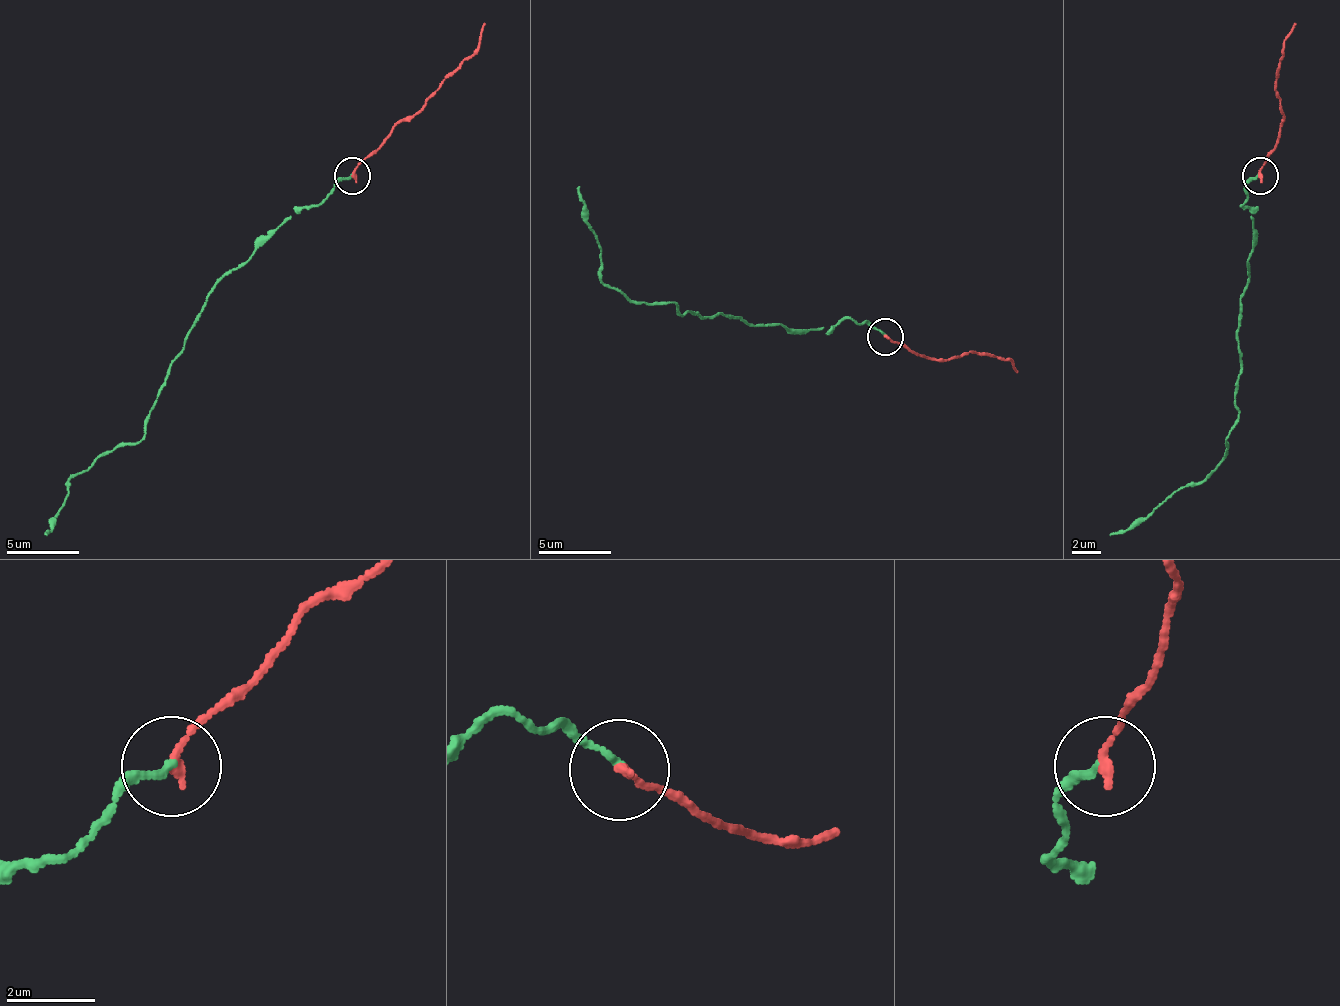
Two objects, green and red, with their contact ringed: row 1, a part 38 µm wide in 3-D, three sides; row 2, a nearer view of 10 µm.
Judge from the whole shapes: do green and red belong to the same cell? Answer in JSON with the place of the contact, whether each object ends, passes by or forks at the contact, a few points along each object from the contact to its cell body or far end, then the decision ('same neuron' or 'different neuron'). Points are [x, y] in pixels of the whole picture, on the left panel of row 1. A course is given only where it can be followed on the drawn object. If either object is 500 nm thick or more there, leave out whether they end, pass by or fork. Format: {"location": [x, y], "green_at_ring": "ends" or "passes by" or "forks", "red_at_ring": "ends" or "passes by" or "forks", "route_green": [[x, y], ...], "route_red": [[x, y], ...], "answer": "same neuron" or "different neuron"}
{"location": [352, 175], "green_at_ring": "ends", "red_at_ring": "ends", "route_green": [[351, 176], [293, 213], [217, 285], [170, 365], [145, 433], [98, 455], [69, 480], [69, 495], [44, 535]], "route_red": [[351, 176], [391, 129], [413, 115], [478, 46], [478, 35], [485, 24]], "answer": "same neuron"}

